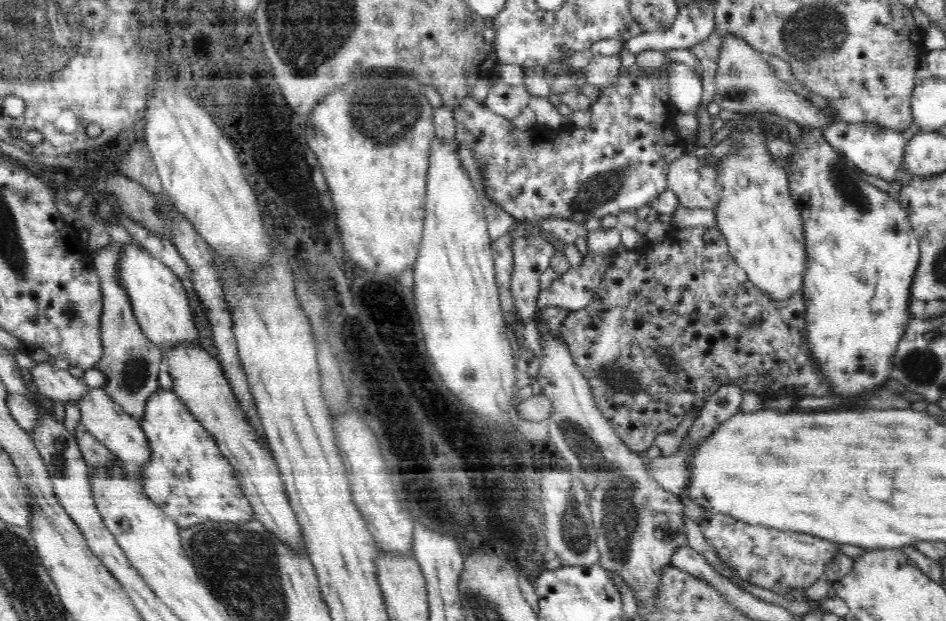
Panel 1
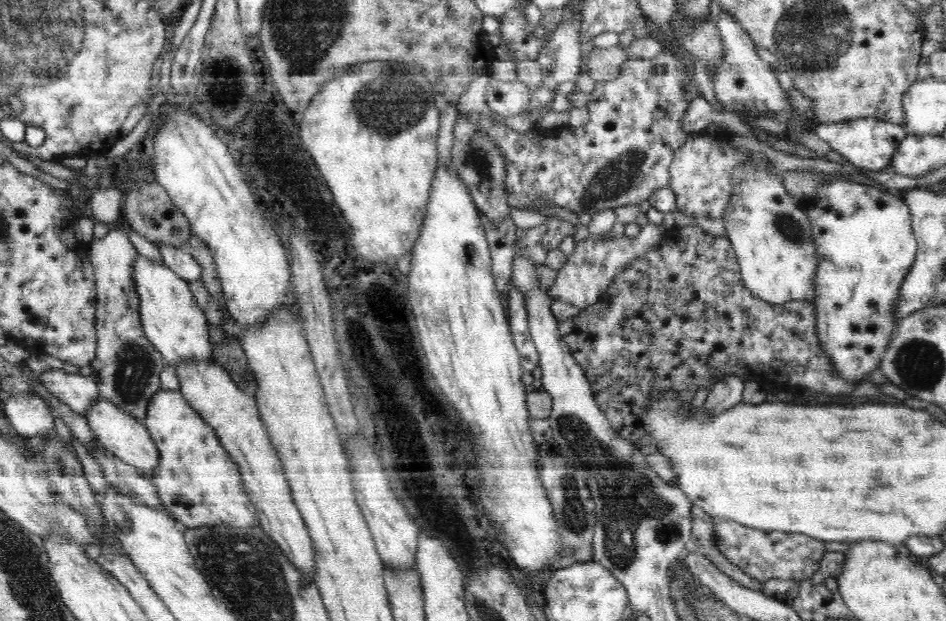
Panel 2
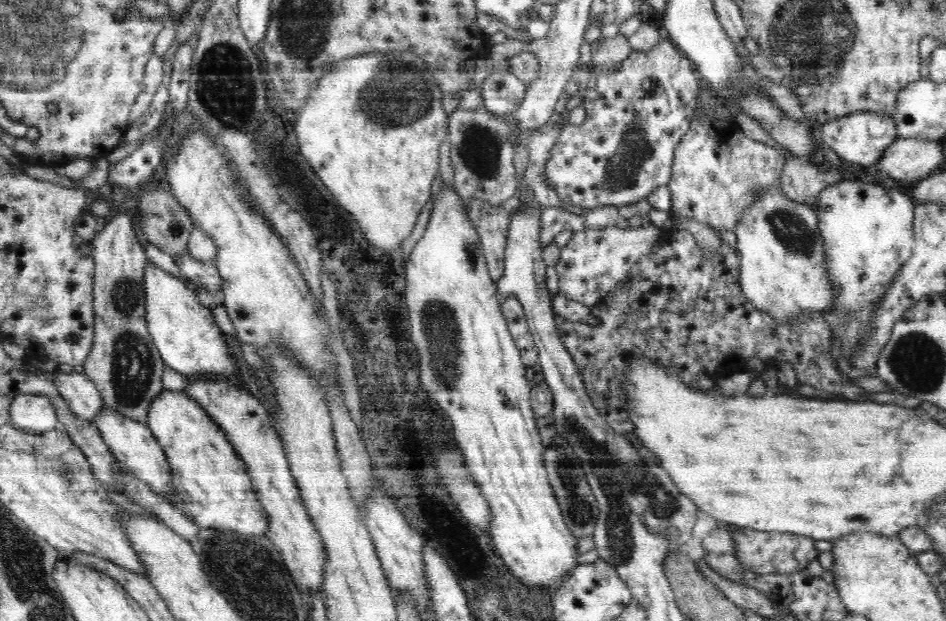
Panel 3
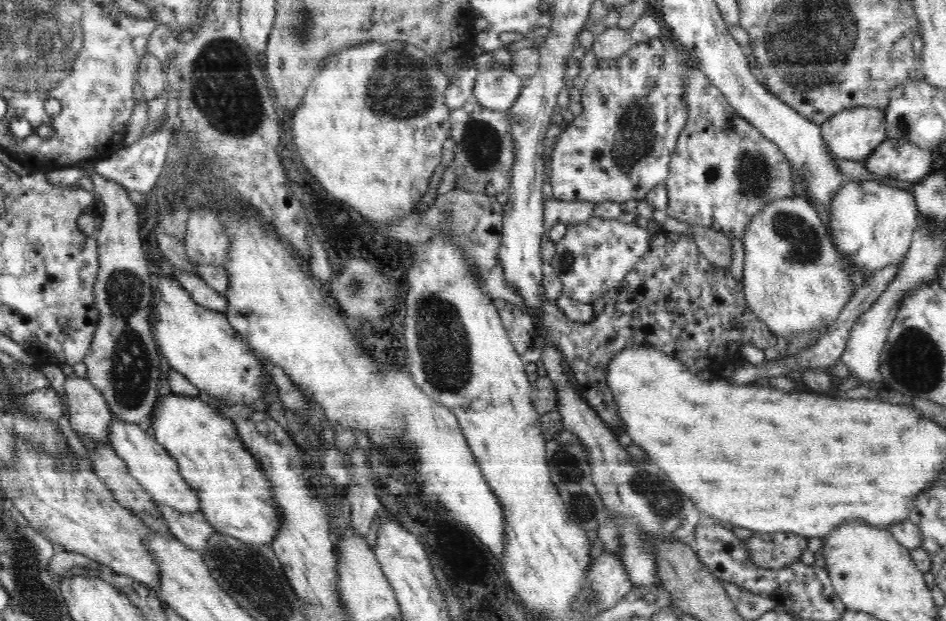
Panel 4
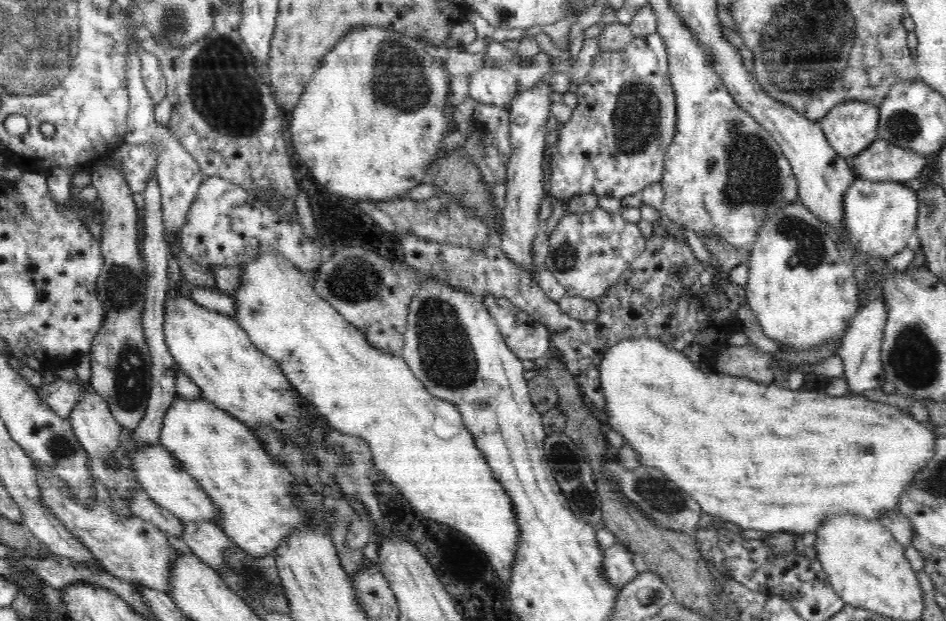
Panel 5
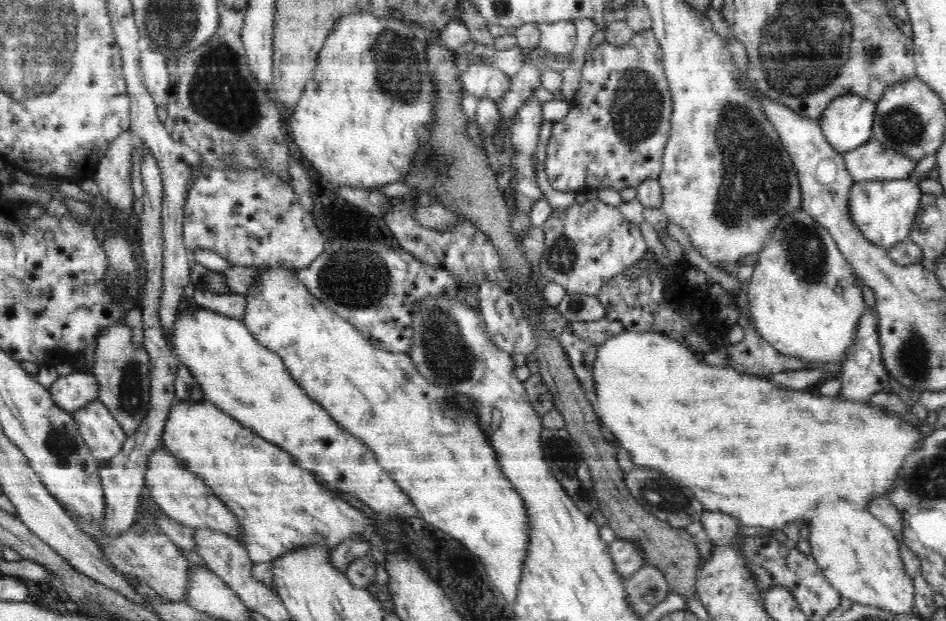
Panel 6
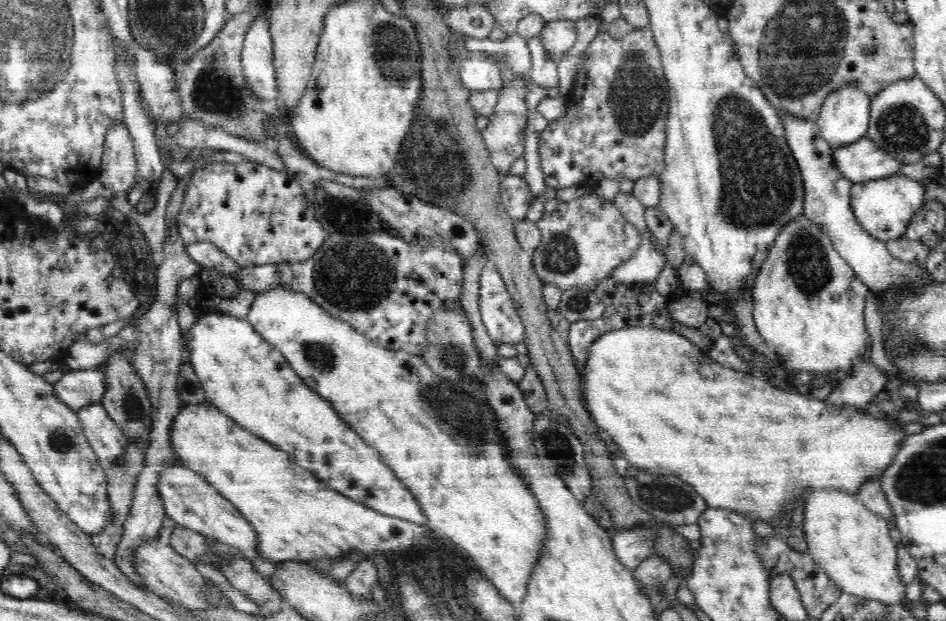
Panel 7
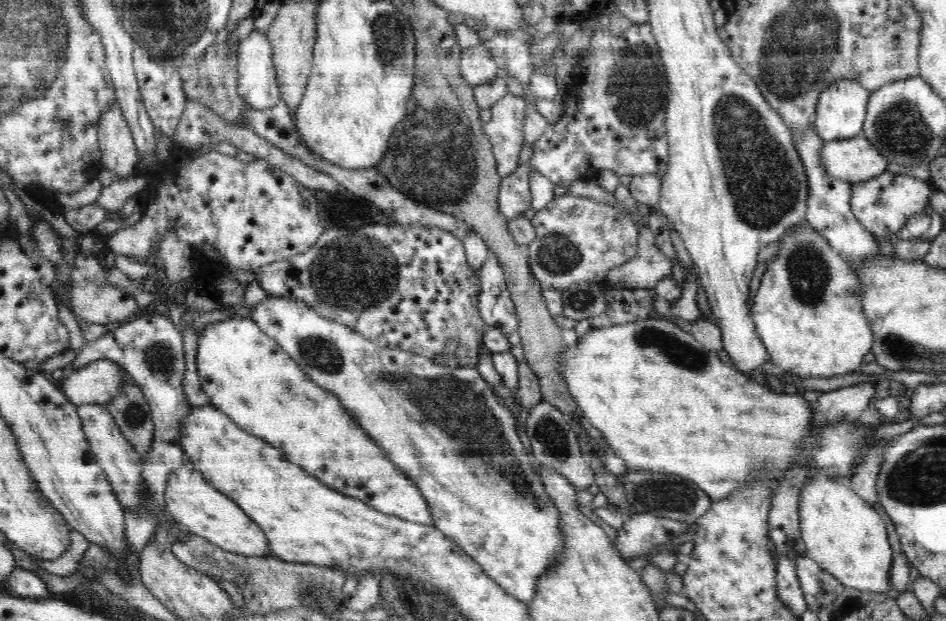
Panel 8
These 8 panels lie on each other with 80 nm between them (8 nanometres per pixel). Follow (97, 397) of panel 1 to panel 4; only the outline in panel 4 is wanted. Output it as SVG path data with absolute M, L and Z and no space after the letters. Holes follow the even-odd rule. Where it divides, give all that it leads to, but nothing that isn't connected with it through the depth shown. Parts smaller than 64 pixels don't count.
M113 418L109 438L111 439L110 446L118 453L119 458L124 460L128 473L136 478L140 486L149 492L157 503L167 504L182 514L198 513L200 510L198 493L181 477L178 464L170 453L155 439L152 439L151 434L144 430L142 424L124 423L122 420Z

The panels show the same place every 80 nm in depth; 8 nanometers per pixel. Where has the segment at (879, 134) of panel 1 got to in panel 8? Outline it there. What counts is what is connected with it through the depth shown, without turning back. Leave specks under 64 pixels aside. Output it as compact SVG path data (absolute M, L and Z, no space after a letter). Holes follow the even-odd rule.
M837 80L819 94L813 127L824 141L849 139L861 134L871 92L855 80Z

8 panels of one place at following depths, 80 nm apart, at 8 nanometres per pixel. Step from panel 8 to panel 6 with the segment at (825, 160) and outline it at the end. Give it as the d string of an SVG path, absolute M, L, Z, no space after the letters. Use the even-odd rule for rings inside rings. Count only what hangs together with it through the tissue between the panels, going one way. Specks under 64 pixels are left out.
M872 138L841 155L854 182L911 178L919 161L894 152Z

